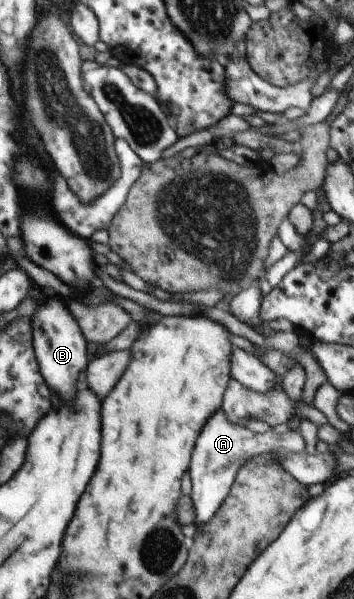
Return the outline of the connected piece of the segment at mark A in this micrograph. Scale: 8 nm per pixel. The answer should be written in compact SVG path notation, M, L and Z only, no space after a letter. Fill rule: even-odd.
M217 409L201 429L197 444L193 448L193 456L191 456L192 491L190 497L196 514L195 526L200 527L209 523L214 517L221 503L227 498L237 471L247 460L269 453L288 455L303 451L305 451L305 440L299 430L289 429L286 433L273 433L269 430L258 434L231 422L223 409Z

